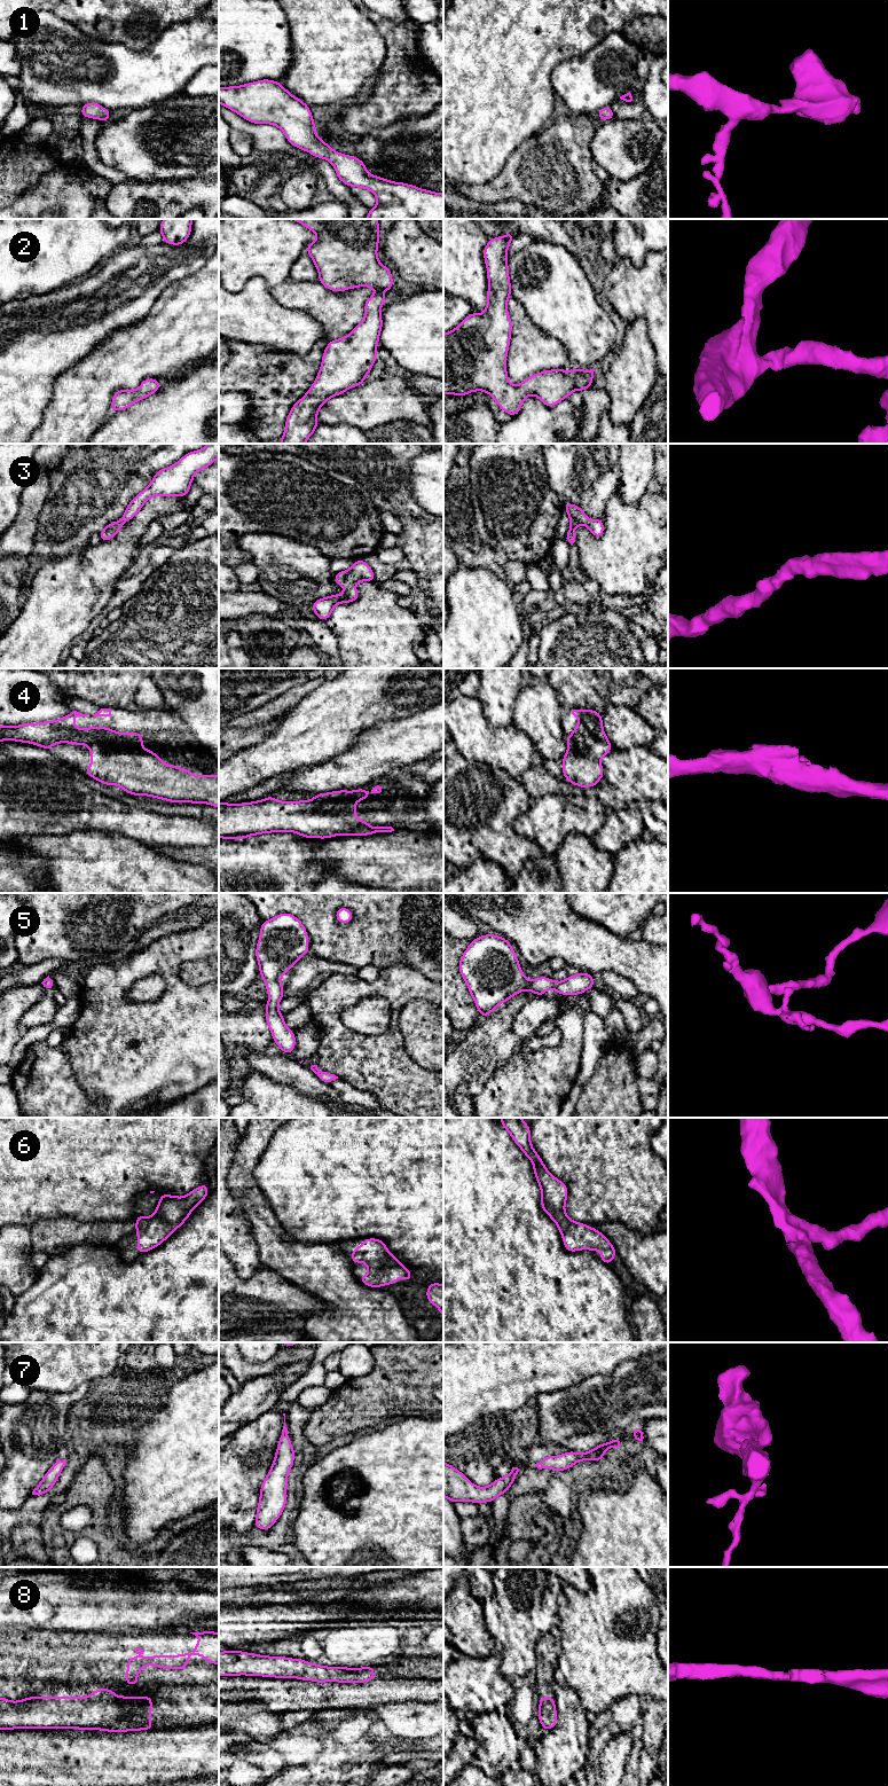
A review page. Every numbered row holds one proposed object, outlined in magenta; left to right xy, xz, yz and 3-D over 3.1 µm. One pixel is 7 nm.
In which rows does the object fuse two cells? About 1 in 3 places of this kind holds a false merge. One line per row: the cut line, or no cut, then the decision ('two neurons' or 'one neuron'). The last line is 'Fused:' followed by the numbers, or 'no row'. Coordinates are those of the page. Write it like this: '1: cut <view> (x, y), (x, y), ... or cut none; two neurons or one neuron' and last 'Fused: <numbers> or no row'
1: cut none; one neuron
2: cut none; one neuron
3: cut none; one neuron
4: cut none; one neuron
5: cut none; one neuron
6: cut none; one neuron
7: cut none; one neuron
8: cut none; one neuron
Fused: no row

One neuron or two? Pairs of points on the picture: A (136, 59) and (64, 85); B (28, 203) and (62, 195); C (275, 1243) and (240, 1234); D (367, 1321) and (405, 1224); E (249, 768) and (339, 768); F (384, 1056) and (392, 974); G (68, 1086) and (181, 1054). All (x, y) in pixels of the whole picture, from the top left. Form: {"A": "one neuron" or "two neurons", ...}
{"A": "one neuron", "B": "one neuron", "C": "two neurons", "D": "two neurons", "E": "two neurons", "F": "one neuron", "G": "two neurons"}

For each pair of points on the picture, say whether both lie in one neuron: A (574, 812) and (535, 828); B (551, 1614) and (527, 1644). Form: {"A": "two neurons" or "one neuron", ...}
{"A": "one neuron", "B": "one neuron"}

